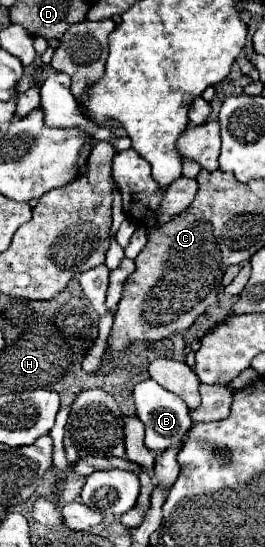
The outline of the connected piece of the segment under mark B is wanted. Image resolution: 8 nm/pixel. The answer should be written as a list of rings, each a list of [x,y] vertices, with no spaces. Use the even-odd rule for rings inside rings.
[[[152,379],[140,381],[134,387],[132,395],[134,395],[134,405],[136,405],[136,417],[146,425],[144,443],[150,451],[160,453],[160,451],[172,447],[174,443],[182,443],[188,429],[192,427],[192,419],[190,419],[190,411],[186,407],[186,403],[178,395],[166,391],[162,385],[158,385]]]

